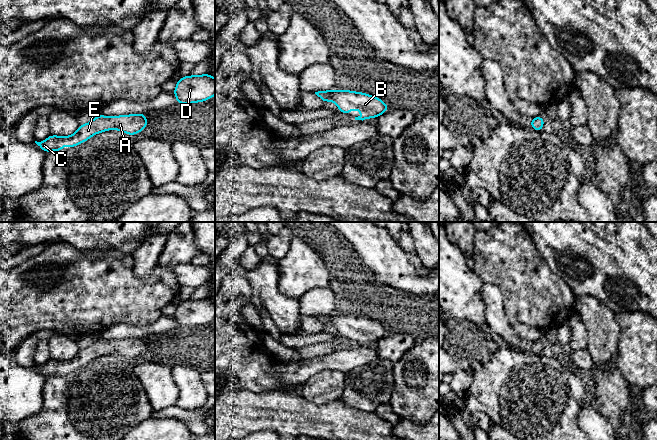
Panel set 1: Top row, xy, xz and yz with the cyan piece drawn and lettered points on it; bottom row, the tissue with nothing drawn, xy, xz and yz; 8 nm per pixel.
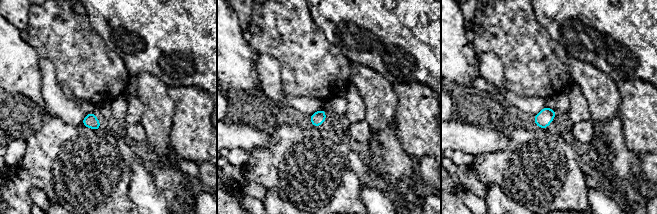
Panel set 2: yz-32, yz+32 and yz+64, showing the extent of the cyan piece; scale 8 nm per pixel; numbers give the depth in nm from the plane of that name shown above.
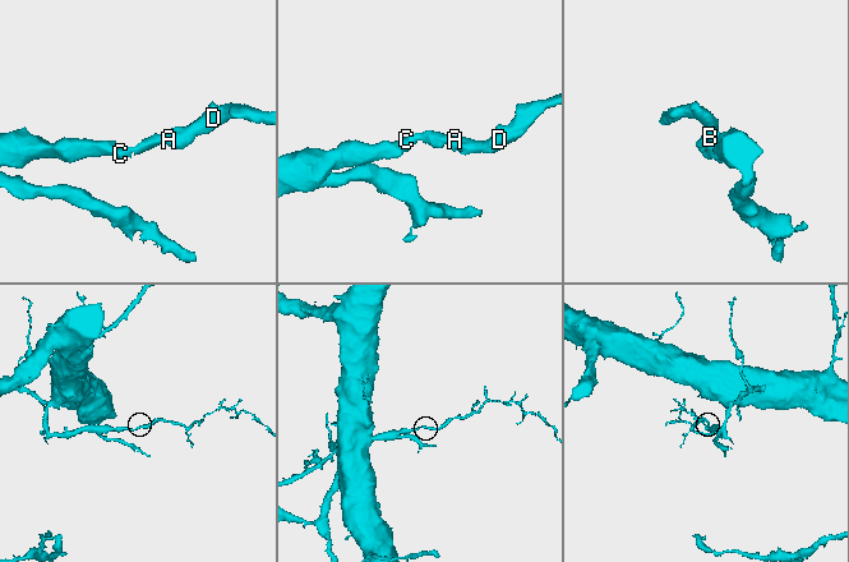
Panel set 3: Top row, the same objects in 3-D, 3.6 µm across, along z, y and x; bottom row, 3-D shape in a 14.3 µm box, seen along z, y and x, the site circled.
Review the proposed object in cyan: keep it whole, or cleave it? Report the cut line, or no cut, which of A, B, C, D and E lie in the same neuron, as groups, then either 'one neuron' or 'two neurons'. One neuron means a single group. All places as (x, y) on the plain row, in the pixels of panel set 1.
cut none; groups A B C D E; one neuron

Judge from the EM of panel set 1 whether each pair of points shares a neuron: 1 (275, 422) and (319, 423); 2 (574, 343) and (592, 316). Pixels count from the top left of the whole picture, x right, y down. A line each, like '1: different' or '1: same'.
1: same
2: different

